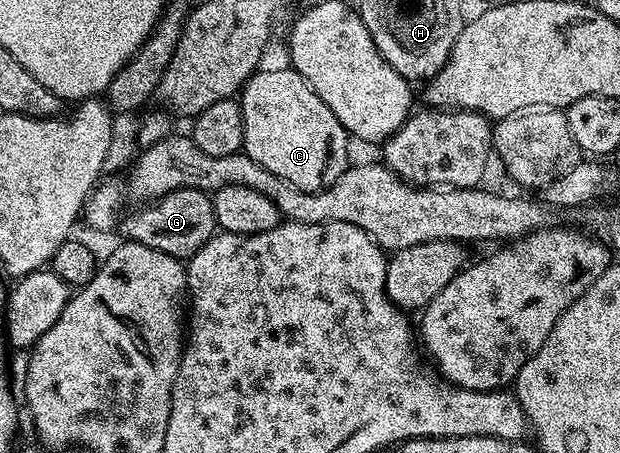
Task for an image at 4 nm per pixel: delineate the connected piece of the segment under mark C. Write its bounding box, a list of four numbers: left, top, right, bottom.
[240,69,351,191]

